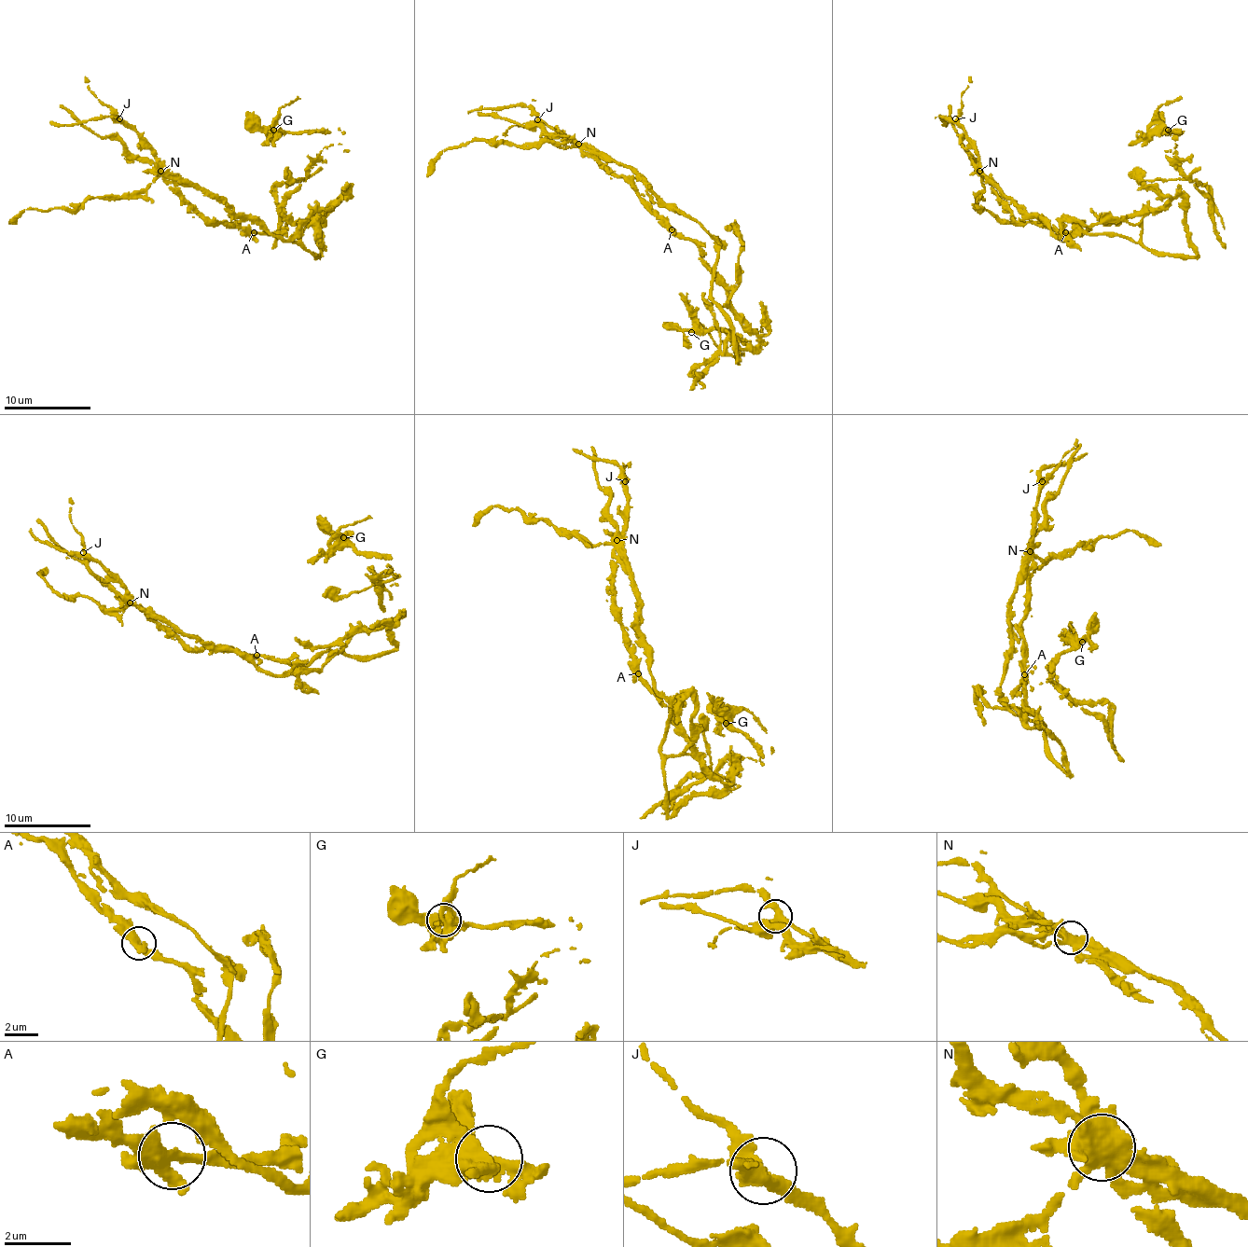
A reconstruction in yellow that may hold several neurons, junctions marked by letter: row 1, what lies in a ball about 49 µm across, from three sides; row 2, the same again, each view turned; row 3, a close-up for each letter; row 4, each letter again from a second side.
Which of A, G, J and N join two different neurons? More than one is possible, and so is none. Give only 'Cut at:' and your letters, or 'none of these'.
Cut at: N

